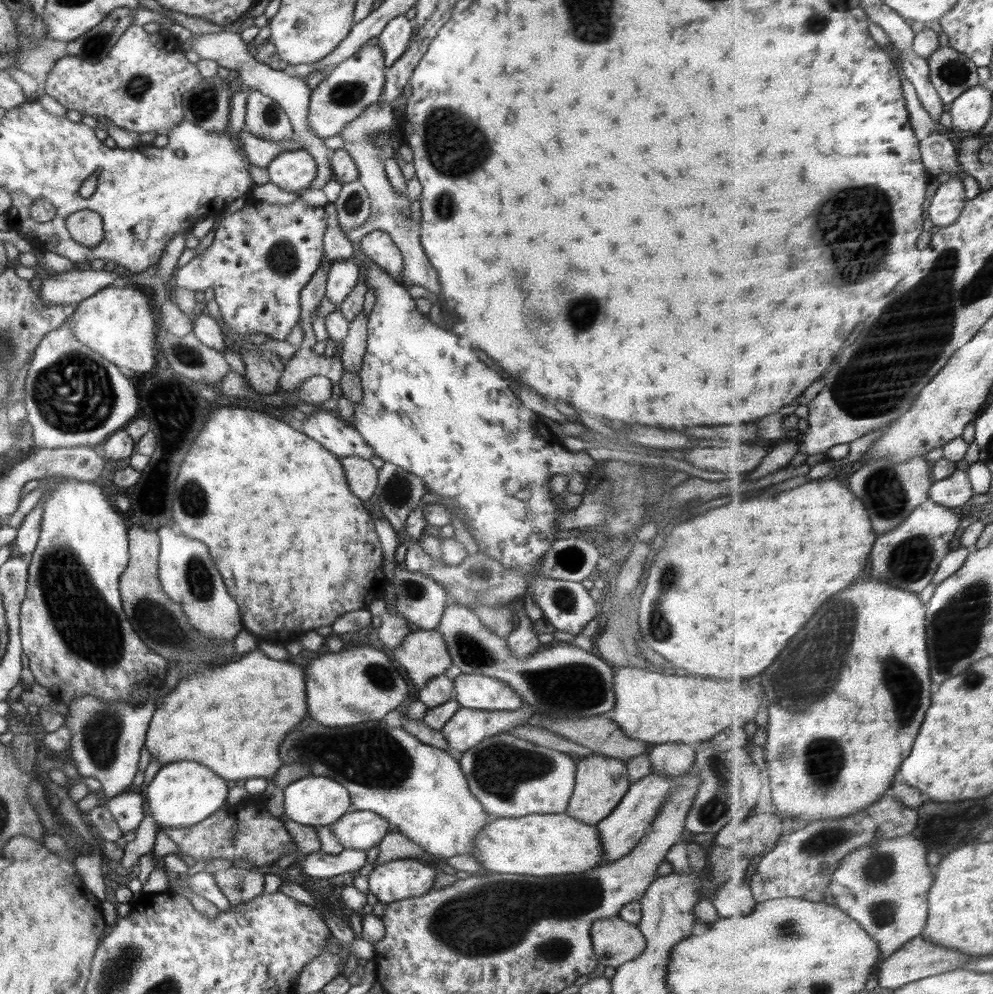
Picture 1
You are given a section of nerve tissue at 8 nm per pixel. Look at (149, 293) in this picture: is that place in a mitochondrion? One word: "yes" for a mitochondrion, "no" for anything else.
no

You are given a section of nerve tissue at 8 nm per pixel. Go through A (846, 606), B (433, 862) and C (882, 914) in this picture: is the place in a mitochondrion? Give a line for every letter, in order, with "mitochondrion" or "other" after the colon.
A: mitochondrion
B: other
C: mitochondrion

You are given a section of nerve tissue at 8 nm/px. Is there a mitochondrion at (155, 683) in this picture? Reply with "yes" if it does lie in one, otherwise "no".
no

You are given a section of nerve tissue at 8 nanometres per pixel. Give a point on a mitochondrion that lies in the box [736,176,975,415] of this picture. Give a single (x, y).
(858, 219)

